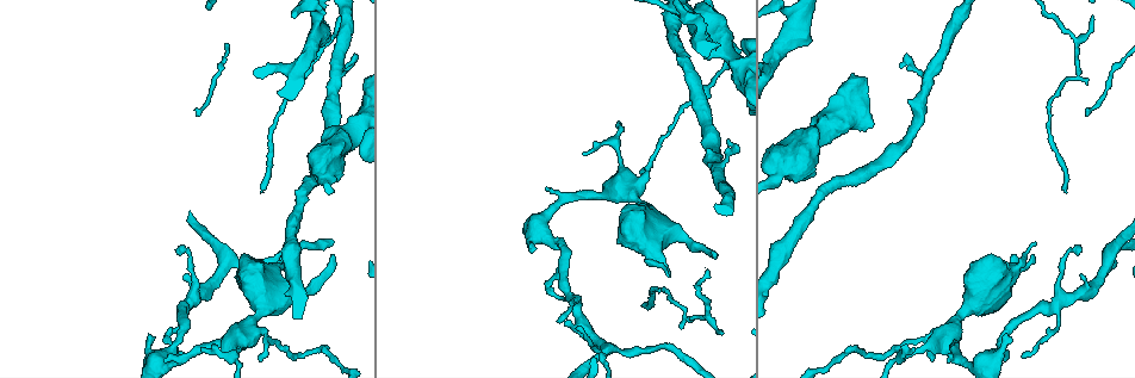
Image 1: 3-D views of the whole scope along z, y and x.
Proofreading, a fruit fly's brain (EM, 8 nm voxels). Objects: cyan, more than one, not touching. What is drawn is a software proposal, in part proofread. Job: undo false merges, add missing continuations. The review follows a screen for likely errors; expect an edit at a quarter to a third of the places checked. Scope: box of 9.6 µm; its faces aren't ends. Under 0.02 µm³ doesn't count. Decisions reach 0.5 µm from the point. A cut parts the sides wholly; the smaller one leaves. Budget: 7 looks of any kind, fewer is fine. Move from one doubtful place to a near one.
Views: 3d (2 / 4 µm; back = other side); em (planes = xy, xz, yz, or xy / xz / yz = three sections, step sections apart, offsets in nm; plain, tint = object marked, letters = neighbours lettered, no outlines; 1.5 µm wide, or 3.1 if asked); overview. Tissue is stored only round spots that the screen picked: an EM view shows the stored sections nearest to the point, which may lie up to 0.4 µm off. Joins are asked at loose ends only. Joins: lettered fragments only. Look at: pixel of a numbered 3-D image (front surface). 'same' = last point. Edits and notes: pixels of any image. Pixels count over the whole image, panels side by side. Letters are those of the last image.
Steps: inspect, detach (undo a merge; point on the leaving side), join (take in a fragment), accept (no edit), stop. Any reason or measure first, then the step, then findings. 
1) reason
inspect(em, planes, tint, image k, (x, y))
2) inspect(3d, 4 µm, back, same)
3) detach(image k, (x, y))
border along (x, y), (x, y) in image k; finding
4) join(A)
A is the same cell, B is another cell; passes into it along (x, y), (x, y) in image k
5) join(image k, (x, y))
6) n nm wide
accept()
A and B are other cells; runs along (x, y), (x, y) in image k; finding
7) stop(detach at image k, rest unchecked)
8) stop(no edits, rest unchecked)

free end
inspect(em, xz, step 8, tint, image 1, (533, 252))

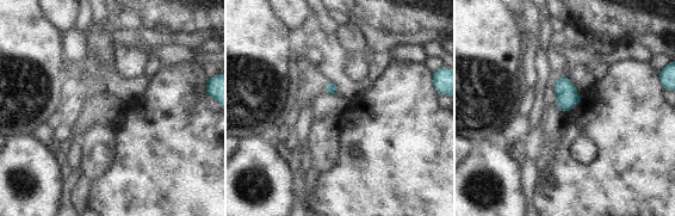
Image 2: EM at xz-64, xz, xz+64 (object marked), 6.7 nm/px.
another direction
inspect(em, planes, letters, same)

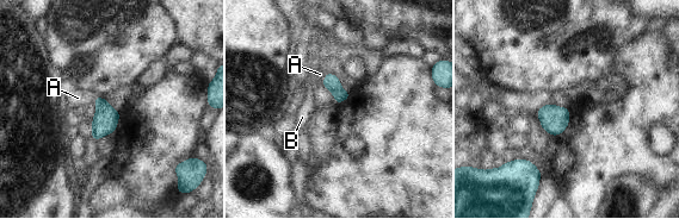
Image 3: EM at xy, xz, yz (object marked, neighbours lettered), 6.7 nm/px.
join(A)
A is the same cell, B is another cell; passes into it along (332, 82), (325, 79), (320, 74) in image 3; it goes on there

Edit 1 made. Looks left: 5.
redraw
inspect(overview)

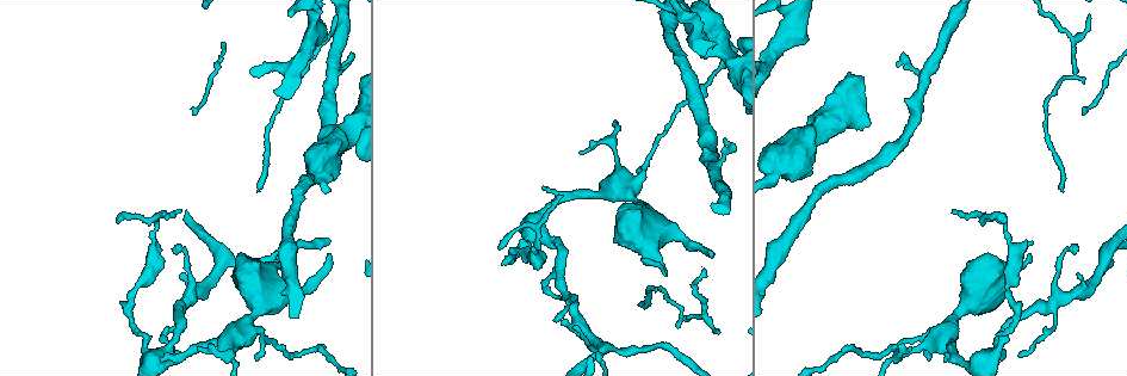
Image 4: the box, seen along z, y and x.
branch stops here
inspect(em, planes, tint, image 4, (1059, 186))

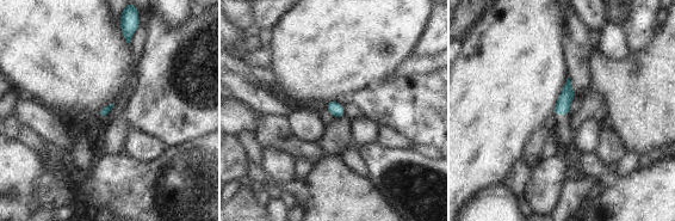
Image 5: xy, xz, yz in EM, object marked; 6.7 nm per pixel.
inspect(em, planes, letters, same)

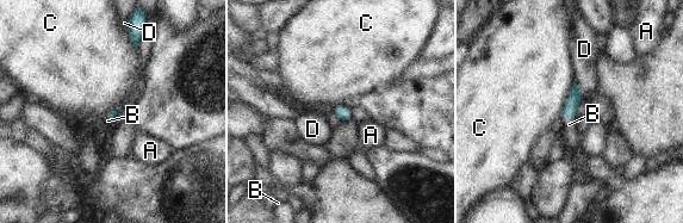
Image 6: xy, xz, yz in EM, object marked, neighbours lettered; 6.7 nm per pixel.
join(B)
B is the same cell, A, C and D are other cells; passes into it along (570, 107), (567, 117), (569, 124) in image 6; it goes on there

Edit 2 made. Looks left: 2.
stop(join at image 3, join at image 6, rest unchecked)

